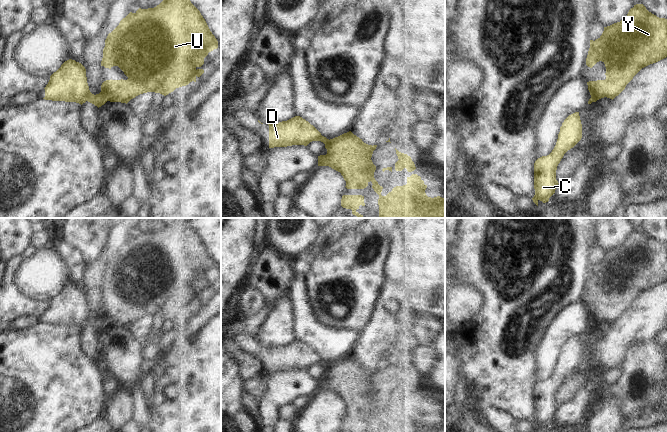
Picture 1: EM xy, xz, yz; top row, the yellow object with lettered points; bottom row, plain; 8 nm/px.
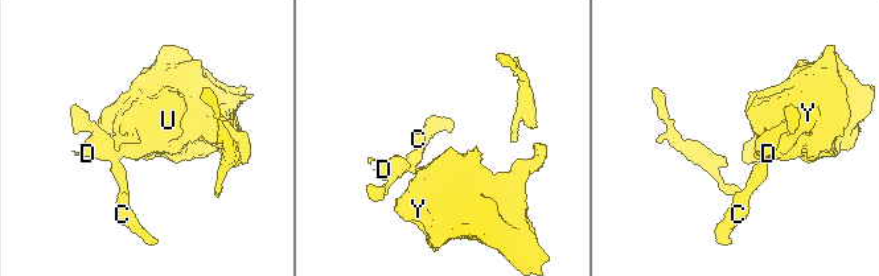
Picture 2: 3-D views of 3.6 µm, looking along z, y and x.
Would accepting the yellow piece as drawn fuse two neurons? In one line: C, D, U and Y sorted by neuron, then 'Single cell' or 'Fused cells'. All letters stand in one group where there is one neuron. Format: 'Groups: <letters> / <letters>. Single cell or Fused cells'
Groups: C D / U Y. Fused cells.

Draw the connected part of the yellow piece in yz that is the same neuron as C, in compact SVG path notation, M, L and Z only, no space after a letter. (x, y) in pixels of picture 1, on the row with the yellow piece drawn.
M579 112L569 115L558 134L556 145L547 156L538 158L534 163L534 189L533 202L538 206L538 201L546 203L555 193L559 184L556 180L557 166L564 154L573 148L582 138L582 124Z

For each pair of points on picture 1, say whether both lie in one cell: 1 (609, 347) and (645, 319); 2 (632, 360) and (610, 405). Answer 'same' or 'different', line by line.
1: same
2: different

